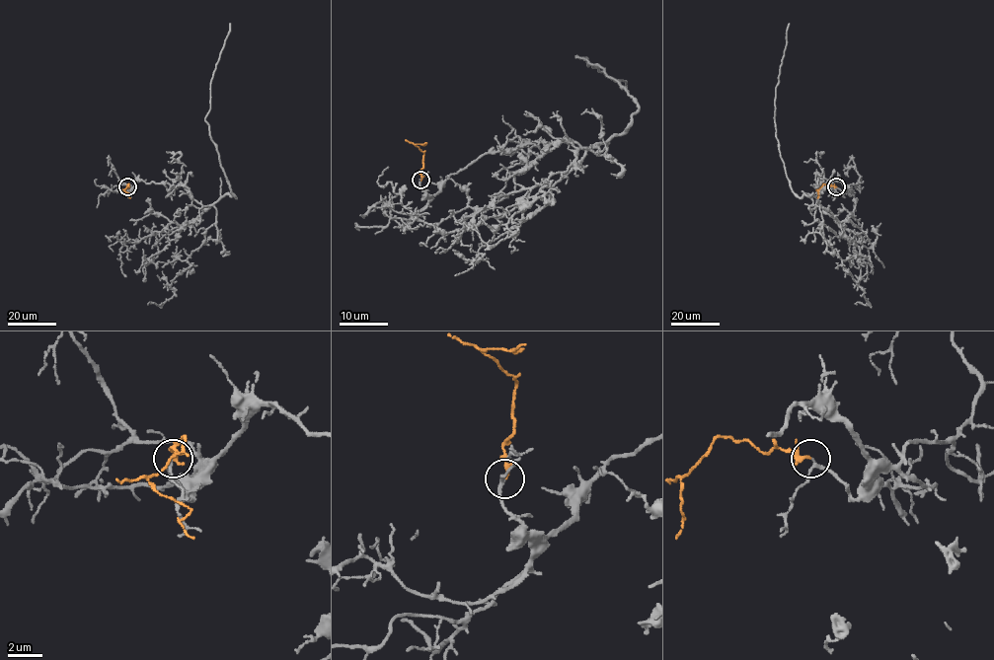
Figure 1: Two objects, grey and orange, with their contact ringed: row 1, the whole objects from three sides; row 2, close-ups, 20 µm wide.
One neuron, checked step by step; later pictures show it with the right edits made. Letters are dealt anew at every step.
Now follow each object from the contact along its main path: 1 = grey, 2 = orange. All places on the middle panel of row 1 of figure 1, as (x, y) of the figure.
1: (420, 180), (433, 195), (485, 153), (620, 135), (639, 105), (575, 56), (626, 86)
2: (420, 180), (423, 152), (415, 145), (427, 142)

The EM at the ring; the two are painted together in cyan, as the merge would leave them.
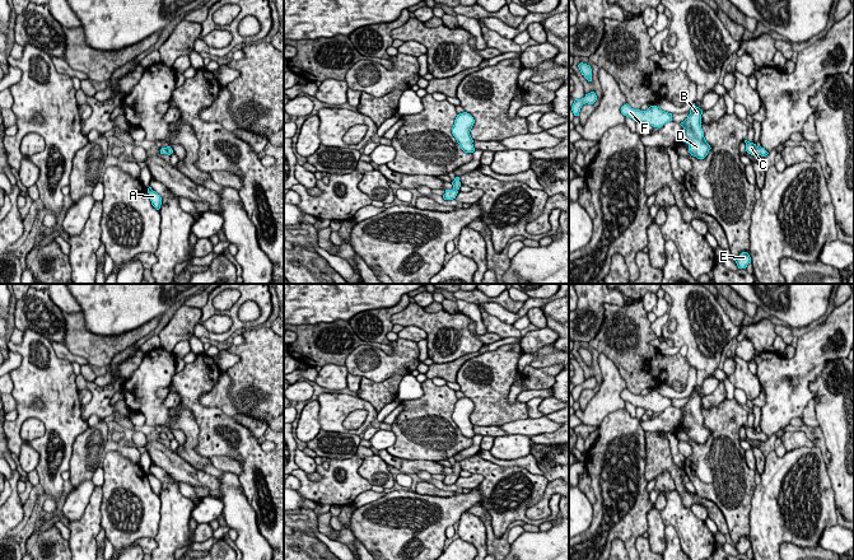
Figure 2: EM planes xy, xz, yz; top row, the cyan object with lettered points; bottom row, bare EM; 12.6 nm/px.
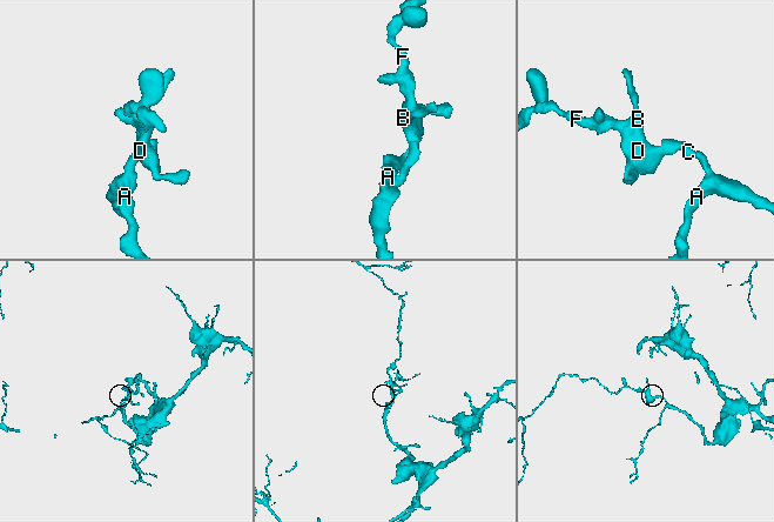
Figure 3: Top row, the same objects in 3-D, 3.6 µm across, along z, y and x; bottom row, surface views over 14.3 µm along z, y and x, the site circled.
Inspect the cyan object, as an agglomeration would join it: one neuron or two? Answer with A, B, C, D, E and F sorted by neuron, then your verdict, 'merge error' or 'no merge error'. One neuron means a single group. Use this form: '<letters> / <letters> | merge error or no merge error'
A B C D E F | no merge error

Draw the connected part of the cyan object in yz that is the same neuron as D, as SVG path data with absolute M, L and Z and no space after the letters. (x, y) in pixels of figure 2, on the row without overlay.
M694 388L687 403L680 409L683 415L678 423L678 425L689 430L689 438L697 444L704 444L711 434L704 423L704 416L701 414L701 400L703 396Z

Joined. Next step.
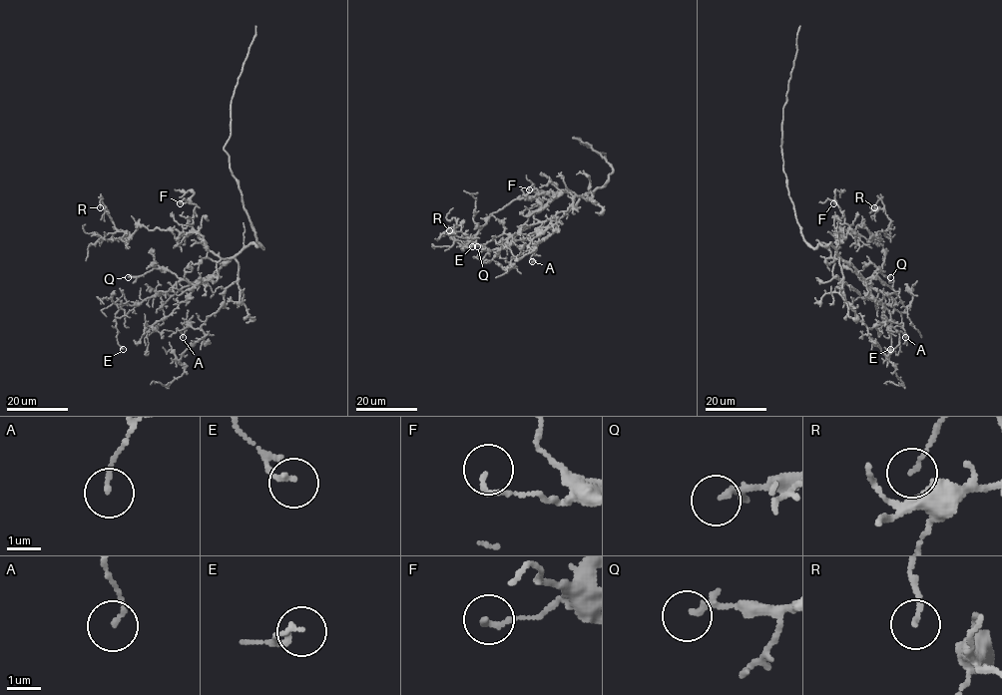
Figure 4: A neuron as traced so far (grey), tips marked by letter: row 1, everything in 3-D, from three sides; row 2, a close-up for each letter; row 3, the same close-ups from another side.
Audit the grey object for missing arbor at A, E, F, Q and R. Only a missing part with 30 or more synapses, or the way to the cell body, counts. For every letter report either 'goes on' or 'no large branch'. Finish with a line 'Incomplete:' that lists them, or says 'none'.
A: no large branch
E: no large branch
F: no large branch
Q: goes on
R: no large branch
Incomplete: Q

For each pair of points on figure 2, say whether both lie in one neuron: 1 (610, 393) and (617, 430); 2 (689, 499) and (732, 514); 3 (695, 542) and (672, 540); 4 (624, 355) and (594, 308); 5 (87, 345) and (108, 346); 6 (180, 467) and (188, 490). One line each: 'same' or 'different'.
1: different
2: different
3: different
4: different
5: same
6: different

